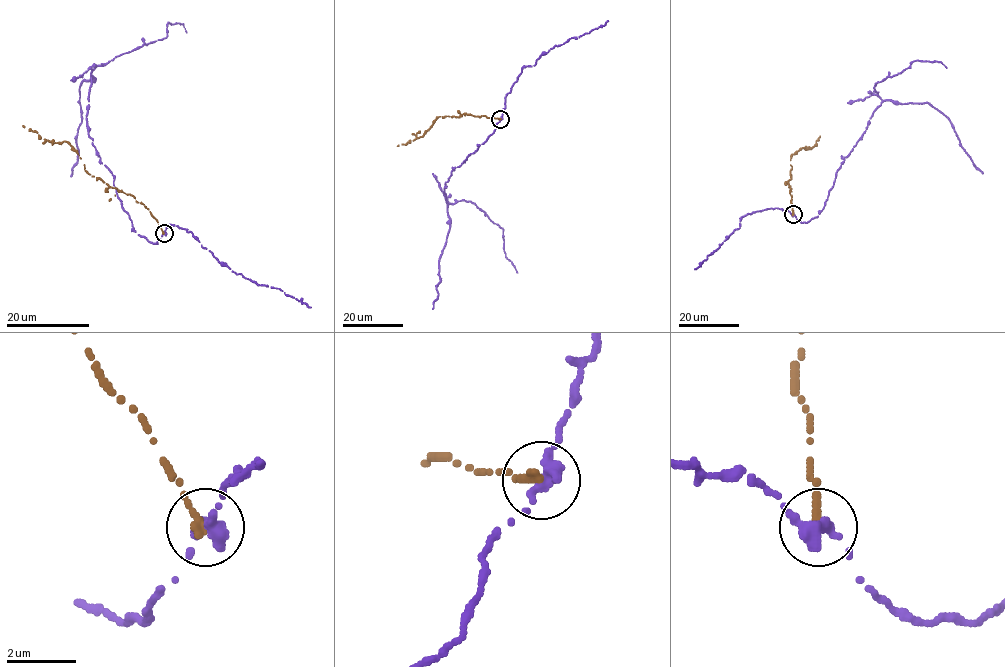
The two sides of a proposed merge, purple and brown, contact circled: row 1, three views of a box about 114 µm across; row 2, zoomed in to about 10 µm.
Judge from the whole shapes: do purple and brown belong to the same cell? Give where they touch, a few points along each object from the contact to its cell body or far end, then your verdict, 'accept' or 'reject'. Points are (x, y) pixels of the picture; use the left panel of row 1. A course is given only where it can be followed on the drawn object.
(164, 233) | purple via (163, 232), (152, 244), (132, 228), (96, 154), (86, 118), (91, 76), (80, 85), (71, 177) | brown via (163, 232), (144, 204), (89, 175), (68, 142), (51, 143), (22, 125) | reject

